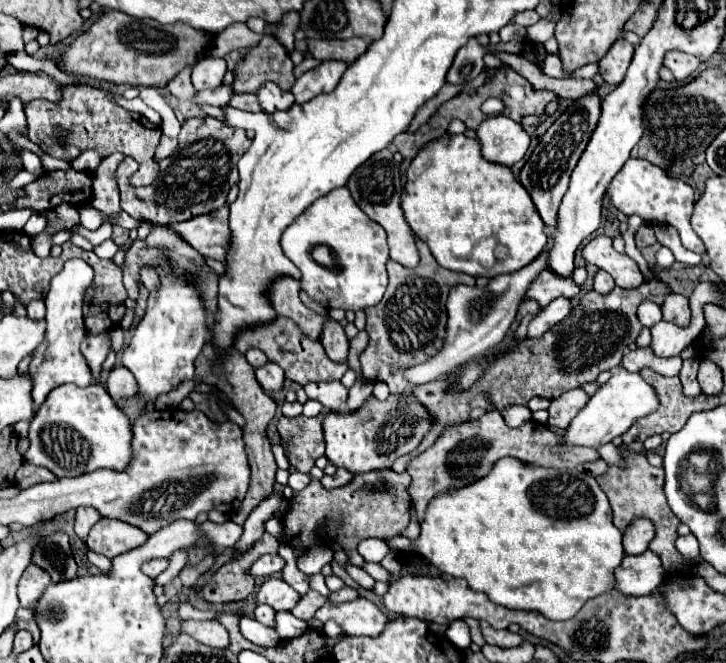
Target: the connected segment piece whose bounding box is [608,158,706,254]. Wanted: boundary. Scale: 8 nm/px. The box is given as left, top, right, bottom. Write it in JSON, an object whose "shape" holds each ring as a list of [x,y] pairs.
{"shape":[[[630,158],[624,168],[614,176],[612,186],[608,188],[610,192],[610,200],[612,204],[624,212],[626,216],[638,214],[644,222],[664,222],[670,224],[678,230],[684,248],[696,252],[696,254],[704,254],[704,242],[696,236],[696,232],[690,226],[690,216],[692,216],[692,208],[694,208],[694,188],[688,186],[686,182],[678,180],[678,178],[670,178],[662,168],[650,164],[648,160],[636,160]]]}

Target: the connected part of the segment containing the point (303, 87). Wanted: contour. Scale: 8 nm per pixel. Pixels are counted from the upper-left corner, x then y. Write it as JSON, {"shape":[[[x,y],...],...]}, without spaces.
{"shape":[[[330,60],[330,62],[322,62],[318,68],[314,68],[314,70],[308,70],[308,72],[304,72],[298,80],[296,80],[296,84],[294,84],[294,88],[292,88],[292,94],[294,94],[294,98],[296,98],[296,102],[308,102],[308,100],[312,100],[314,96],[318,96],[318,94],[328,94],[328,92],[332,92],[336,86],[338,86],[338,82],[340,82],[340,78],[342,78],[342,74],[344,74],[344,70],[346,70],[348,66],[344,64],[344,62],[336,62],[336,60]]]}

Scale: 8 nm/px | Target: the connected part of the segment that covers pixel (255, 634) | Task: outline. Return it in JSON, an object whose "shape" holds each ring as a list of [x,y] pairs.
{"shape":[[[240,618],[240,632],[246,640],[258,644],[258,646],[276,646],[280,644],[280,638],[276,636],[276,630],[270,626],[260,624],[254,618]]]}

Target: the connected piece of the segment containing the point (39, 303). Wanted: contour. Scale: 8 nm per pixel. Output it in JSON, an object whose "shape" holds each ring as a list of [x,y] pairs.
{"shape":[[[32,300],[26,306],[27,316],[32,320],[42,320],[46,315],[44,300]]]}

